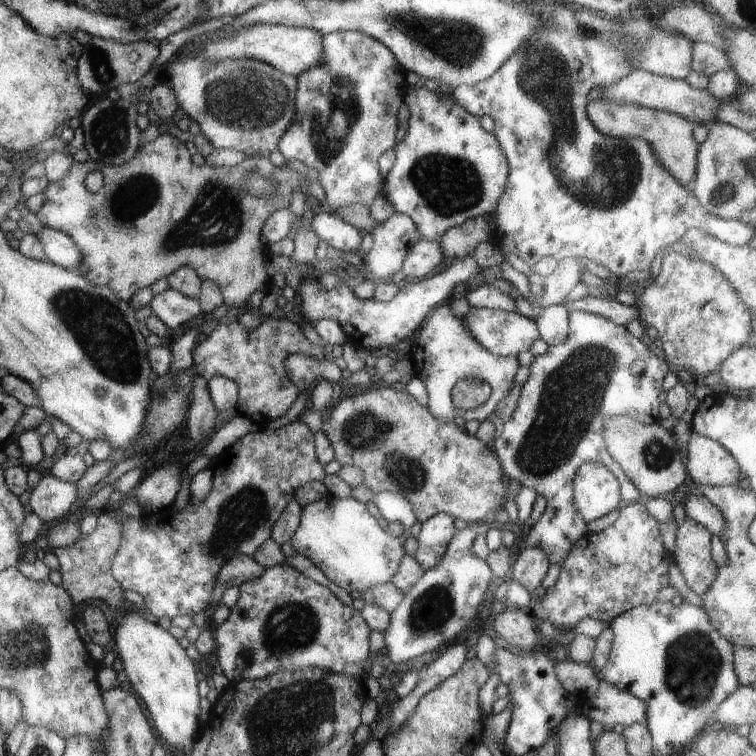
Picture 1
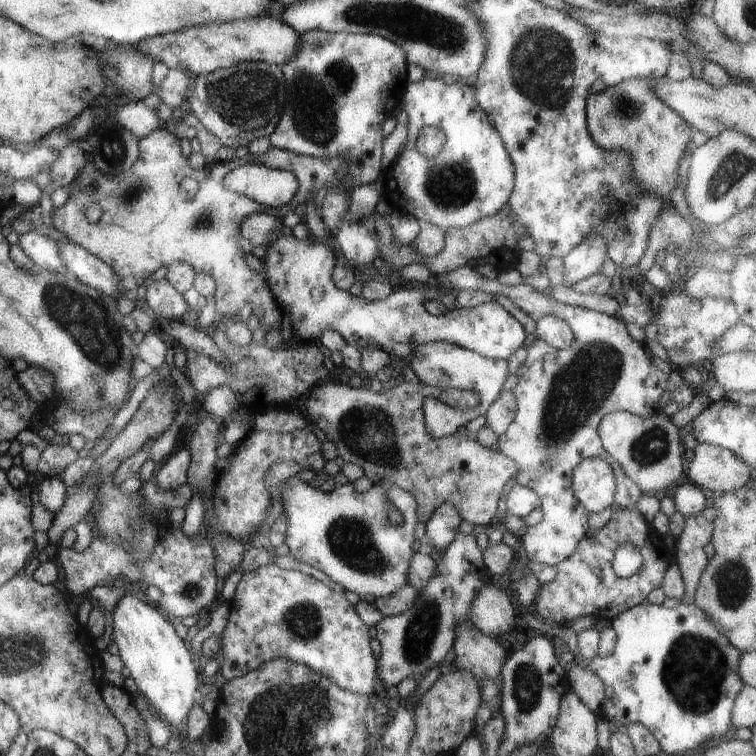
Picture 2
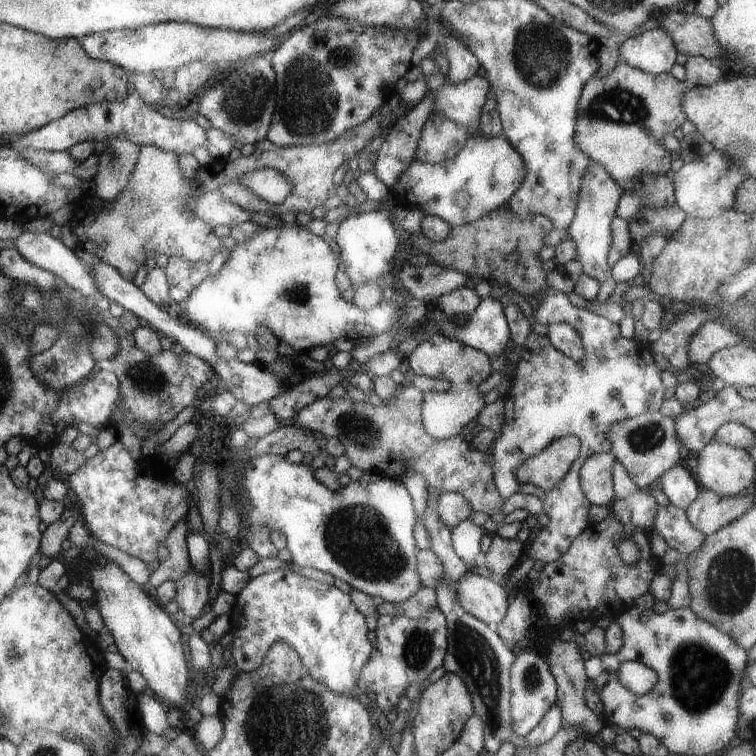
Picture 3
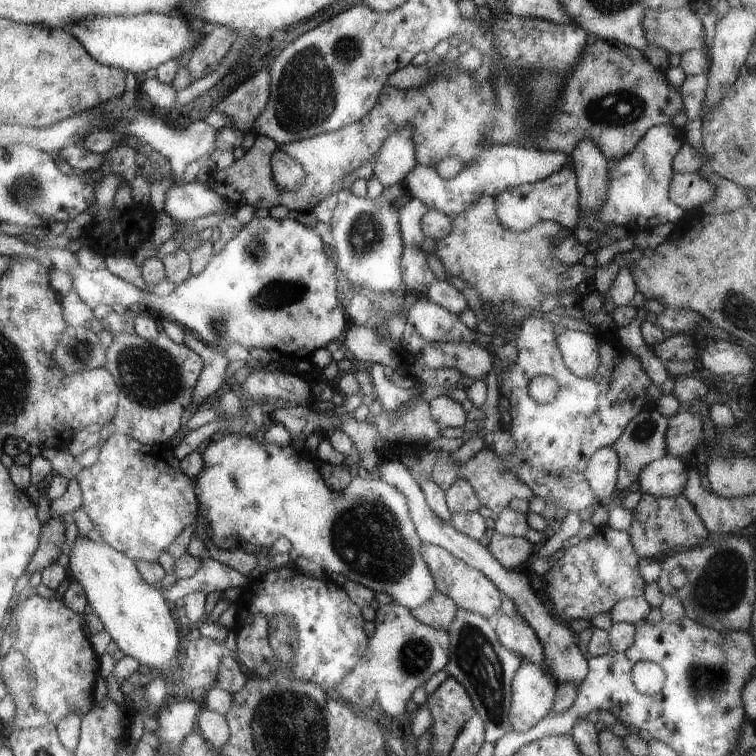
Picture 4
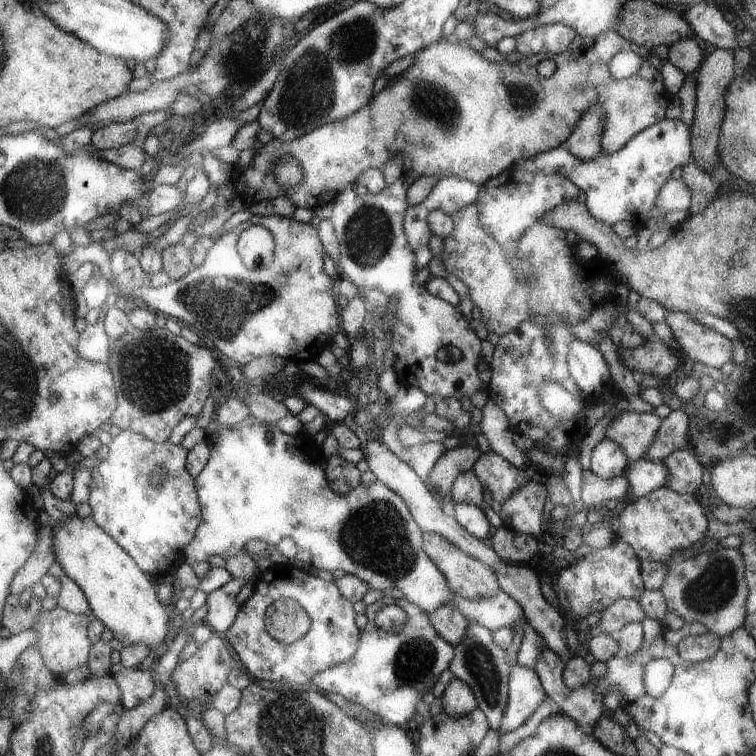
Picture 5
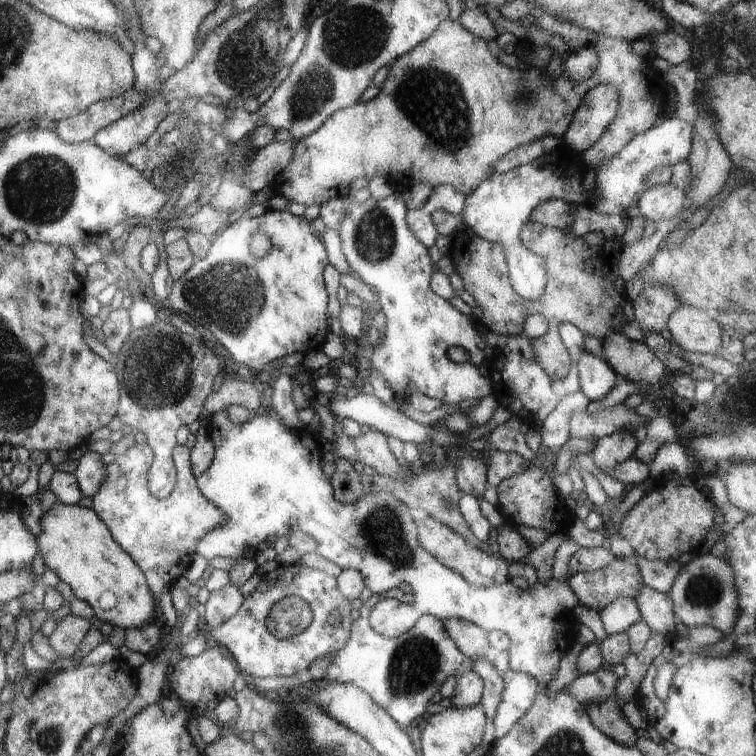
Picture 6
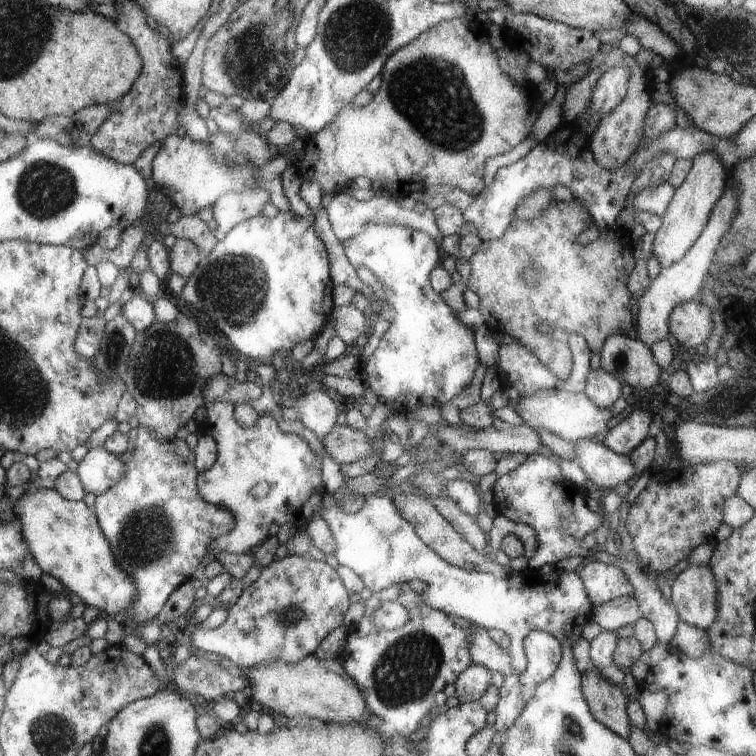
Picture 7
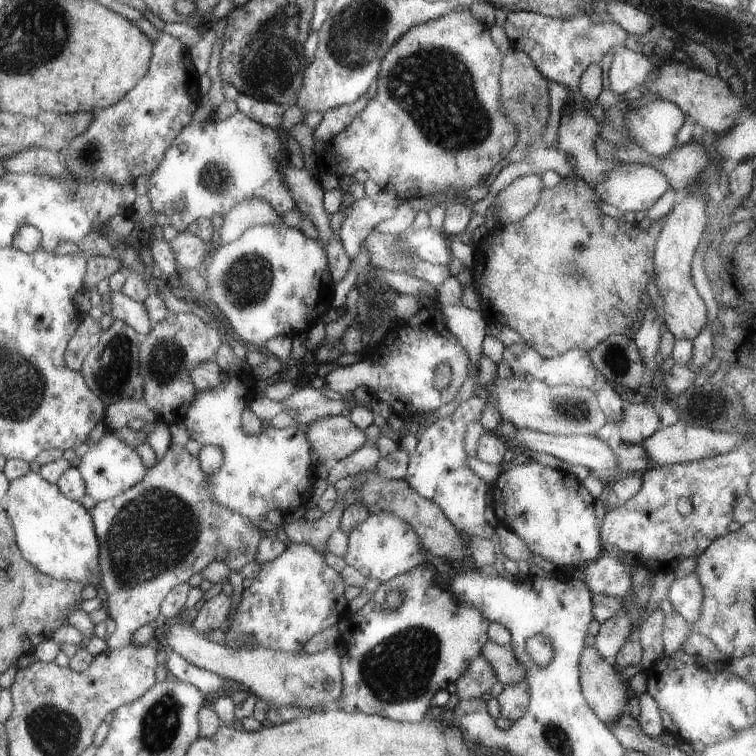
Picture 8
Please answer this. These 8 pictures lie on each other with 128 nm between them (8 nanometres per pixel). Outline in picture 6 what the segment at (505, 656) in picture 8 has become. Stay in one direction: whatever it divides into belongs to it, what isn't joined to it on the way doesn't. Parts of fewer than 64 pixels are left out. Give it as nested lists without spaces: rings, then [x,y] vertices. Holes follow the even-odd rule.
[[[443,619],[441,621],[449,638],[454,640],[456,647],[465,655],[465,659],[491,655],[492,651],[487,642],[487,633],[478,626],[463,619]]]

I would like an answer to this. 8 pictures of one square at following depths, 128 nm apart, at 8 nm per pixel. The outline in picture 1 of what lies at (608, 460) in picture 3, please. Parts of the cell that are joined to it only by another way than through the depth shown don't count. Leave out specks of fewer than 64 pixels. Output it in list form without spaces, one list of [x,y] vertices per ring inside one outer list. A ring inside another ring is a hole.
[[[593,461],[580,464],[573,475],[572,503],[586,523],[619,509],[622,502],[615,475]]]

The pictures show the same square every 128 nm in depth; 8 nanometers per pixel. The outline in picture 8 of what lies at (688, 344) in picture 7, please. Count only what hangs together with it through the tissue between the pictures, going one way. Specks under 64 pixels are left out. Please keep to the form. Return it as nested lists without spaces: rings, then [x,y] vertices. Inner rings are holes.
[[[685,196],[683,200],[676,198],[675,204],[665,215],[663,228],[659,230],[659,238],[655,242],[653,266],[655,266],[656,288],[660,292],[659,311],[664,320],[663,328],[675,339],[691,341],[705,324],[705,304],[695,291],[690,275],[691,258],[699,244],[703,226],[705,226],[703,202],[695,196]]]

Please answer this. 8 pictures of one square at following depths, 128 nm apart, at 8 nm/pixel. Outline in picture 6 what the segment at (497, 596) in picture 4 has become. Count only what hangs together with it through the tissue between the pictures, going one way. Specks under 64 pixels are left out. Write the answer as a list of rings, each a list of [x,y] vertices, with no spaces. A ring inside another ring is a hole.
[[[427,517],[423,520],[417,520],[415,524],[419,546],[425,552],[429,552],[445,568],[460,574],[471,586],[489,586],[495,583],[501,584],[507,580],[507,566],[509,566],[507,560],[503,560],[495,554],[485,554],[479,548],[469,546],[461,536],[457,536],[457,533],[436,518]]]

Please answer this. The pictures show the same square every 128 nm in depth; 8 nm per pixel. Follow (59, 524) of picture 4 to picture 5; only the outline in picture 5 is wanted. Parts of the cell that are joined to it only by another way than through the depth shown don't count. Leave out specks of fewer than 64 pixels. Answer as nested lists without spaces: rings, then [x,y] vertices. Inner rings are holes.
[[[41,526],[41,538],[34,544],[34,549],[25,564],[11,577],[8,594],[18,594],[33,584],[47,572],[47,568],[54,561],[52,543],[50,542],[50,530],[47,526]]]

